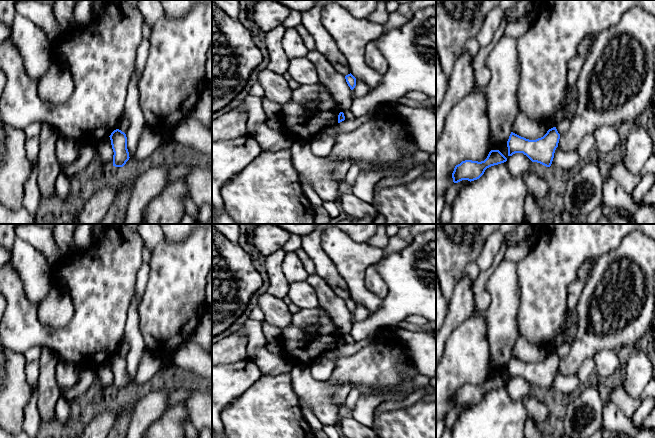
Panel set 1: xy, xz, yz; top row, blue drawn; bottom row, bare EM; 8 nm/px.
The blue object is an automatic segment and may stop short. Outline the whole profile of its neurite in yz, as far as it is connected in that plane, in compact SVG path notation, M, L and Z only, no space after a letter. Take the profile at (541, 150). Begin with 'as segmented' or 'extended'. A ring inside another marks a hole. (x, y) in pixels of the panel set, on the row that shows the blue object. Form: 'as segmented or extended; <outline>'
as segmented; M556 127L549 129L543 137L536 140L529 140L511 132L507 141L508 156L512 156L515 153L523 153L532 162L550 167L559 139L560 134Z

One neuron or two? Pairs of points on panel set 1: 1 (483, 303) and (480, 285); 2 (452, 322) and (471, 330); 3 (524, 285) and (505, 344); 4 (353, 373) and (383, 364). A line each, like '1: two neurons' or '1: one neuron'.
1: one neuron
2: two neurons
3: two neurons
4: one neuron

